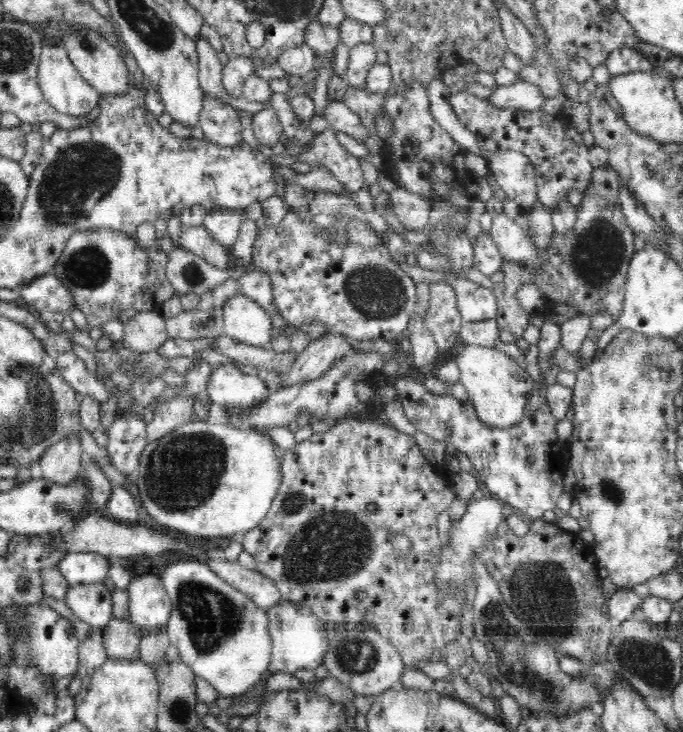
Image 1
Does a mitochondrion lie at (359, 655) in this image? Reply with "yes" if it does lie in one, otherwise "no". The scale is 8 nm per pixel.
yes

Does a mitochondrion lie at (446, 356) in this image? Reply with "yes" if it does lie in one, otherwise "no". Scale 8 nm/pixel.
no

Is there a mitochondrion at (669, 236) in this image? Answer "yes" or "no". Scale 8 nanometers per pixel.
no

